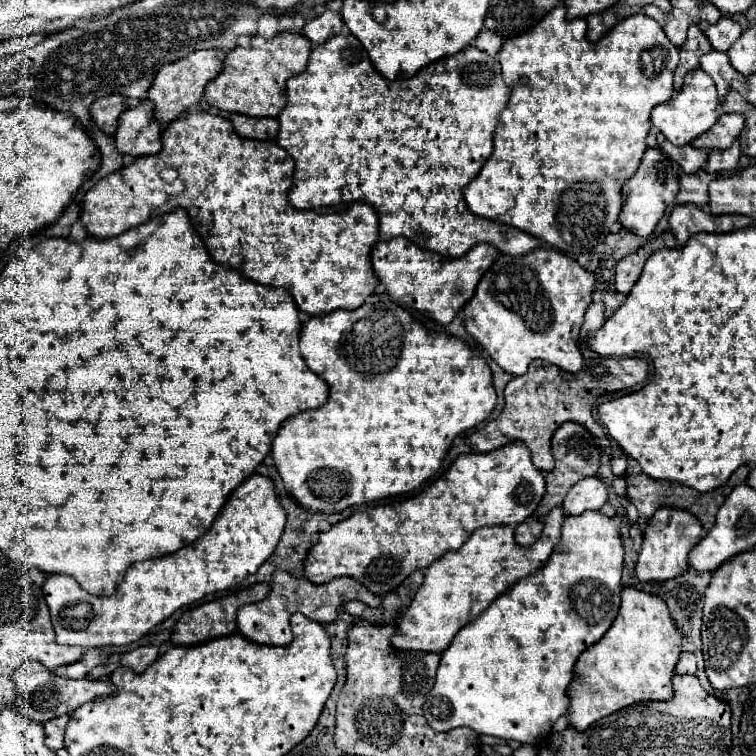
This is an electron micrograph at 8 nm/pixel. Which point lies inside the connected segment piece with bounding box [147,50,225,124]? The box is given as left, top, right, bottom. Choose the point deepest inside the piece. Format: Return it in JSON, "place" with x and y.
{"place":[178,86]}

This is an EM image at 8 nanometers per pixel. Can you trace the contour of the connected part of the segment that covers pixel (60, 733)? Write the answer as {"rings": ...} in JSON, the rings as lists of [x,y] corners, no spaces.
{"rings":[[[59,716],[49,722],[45,722],[45,744],[53,750],[63,748],[65,742],[65,726],[69,722],[69,716]]]}

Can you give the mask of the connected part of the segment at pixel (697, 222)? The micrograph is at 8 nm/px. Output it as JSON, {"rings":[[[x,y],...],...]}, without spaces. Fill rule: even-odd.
{"rings":[[[679,204],[673,208],[669,224],[677,238],[677,244],[685,246],[687,240],[697,232],[731,232],[731,230],[753,224],[753,220],[741,214],[713,216],[695,204]]]}

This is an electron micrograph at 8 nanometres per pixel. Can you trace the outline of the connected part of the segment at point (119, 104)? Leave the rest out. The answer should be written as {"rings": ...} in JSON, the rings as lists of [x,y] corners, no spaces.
{"rings":[[[111,94],[105,98],[99,98],[97,102],[93,102],[91,106],[91,118],[93,122],[97,122],[97,126],[101,126],[101,130],[109,136],[115,136],[117,132],[117,124],[119,124],[119,116],[121,112],[127,110],[127,100],[119,94]]]}

